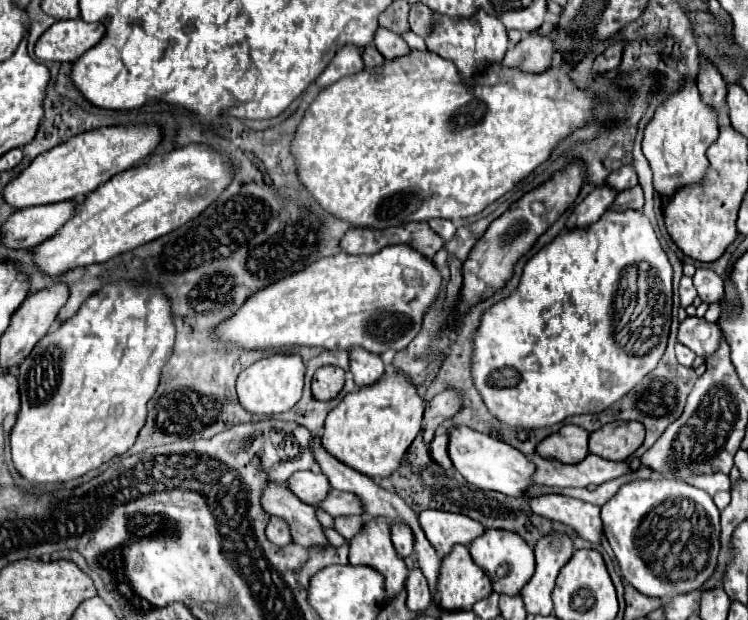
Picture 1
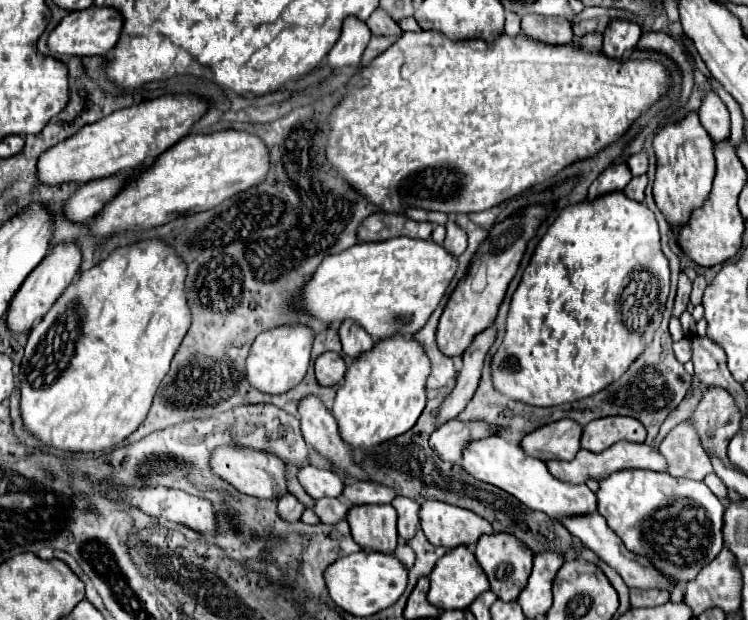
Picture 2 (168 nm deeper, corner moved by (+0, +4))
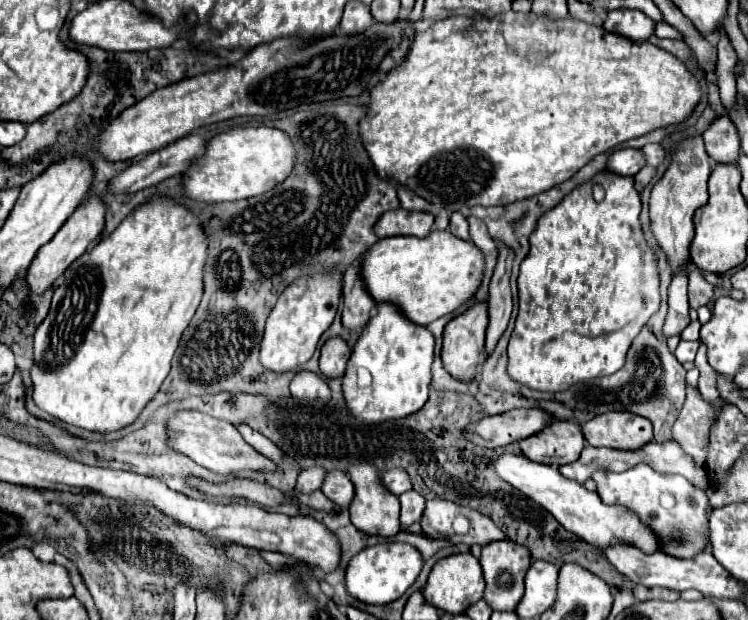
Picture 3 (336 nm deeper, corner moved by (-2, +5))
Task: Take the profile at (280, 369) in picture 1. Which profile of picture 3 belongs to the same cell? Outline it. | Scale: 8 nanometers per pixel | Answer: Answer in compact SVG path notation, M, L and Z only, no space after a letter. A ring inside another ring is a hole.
M312 274L288 286L272 308L260 344L260 362L272 372L290 372L308 362L324 330L332 324L342 294L342 274Z

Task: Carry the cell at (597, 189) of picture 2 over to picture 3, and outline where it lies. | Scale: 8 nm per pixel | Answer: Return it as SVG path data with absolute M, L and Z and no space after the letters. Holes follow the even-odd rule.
M622 148L610 154L606 170L620 176L634 176L644 166L644 152L638 148Z

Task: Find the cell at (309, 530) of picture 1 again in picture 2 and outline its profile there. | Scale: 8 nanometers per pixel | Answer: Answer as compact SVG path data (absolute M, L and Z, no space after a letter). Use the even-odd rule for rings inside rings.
M220 447L214 451L210 459L210 467L218 477L226 479L240 493L246 493L258 499L280 499L282 495L288 493L286 463L280 461L276 455L254 451L254 449L242 449L242 447Z

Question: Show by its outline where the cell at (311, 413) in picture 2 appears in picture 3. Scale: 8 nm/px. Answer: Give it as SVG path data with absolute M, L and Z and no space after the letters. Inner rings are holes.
M298 372L290 382L290 392L292 396L308 398L308 400L318 398L322 402L328 402L330 398L328 384L314 372Z

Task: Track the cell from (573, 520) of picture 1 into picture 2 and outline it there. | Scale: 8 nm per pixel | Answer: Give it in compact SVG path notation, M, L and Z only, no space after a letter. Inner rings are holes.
M592 511L592 515L572 515L572 517L562 517L560 523L574 535L578 537L586 547L590 547L604 563L608 563L612 569L616 569L620 573L620 577L624 579L624 583L628 587L640 587L640 589L670 589L674 587L674 581L666 579L660 571L656 571L648 559L628 551L624 547L624 543L616 537L616 533L606 525L606 519L602 519L602 515L598 511Z

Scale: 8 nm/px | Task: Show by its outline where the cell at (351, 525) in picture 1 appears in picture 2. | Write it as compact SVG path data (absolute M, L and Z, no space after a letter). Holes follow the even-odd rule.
M324 497L324 499L318 499L316 505L314 505L314 513L320 517L322 523L338 523L342 519L346 519L346 513L348 513L350 505L346 505L346 501L342 499L330 499L330 497Z

